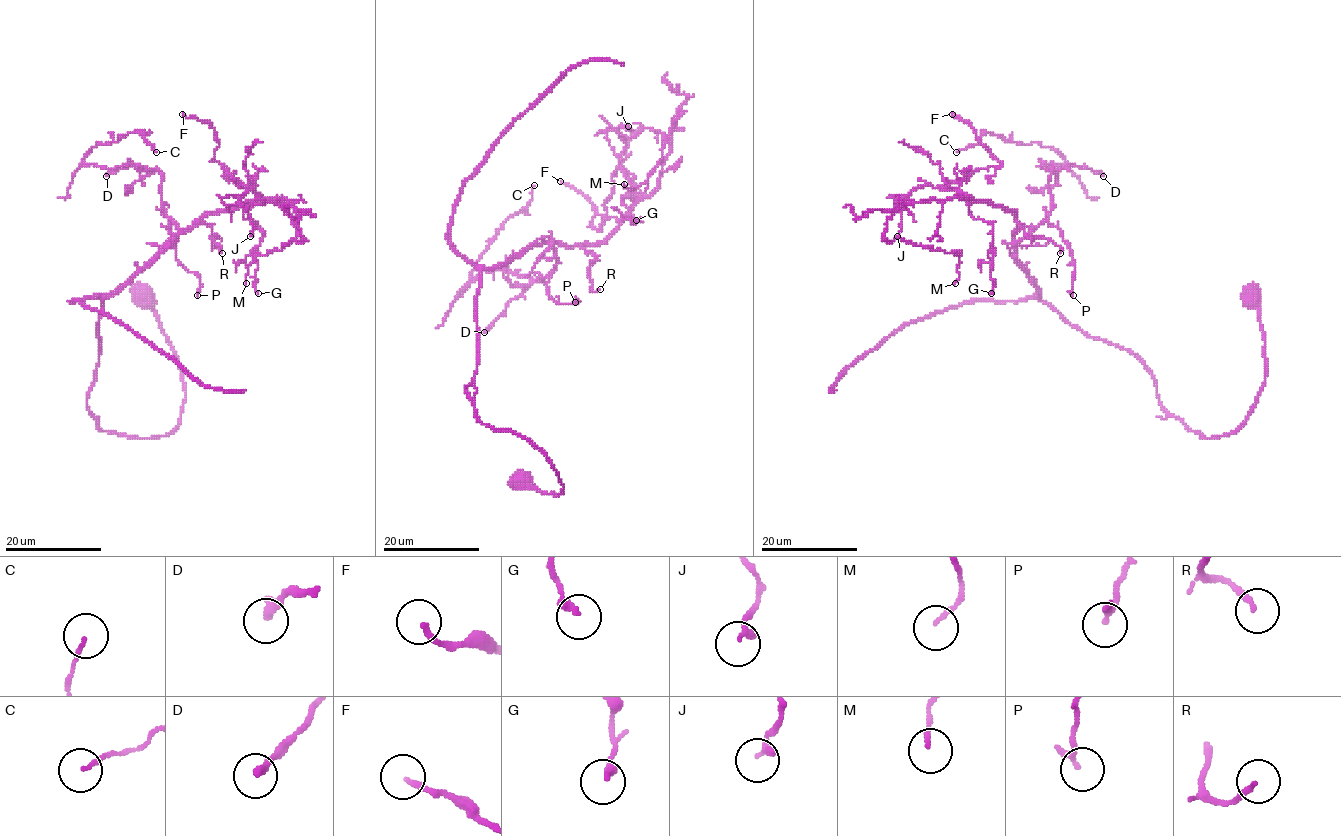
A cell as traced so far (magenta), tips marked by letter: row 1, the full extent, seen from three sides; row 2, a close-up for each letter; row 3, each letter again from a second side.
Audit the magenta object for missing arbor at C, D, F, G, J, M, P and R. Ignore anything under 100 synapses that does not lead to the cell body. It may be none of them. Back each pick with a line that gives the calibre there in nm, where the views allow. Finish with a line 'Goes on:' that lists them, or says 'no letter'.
Goes on: no letter

